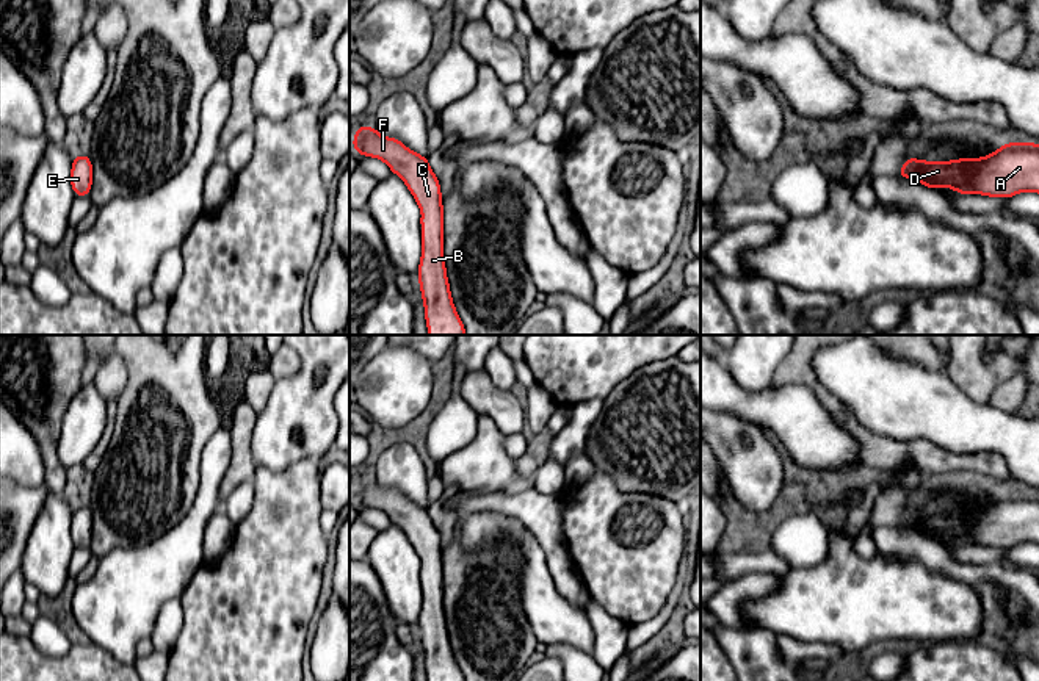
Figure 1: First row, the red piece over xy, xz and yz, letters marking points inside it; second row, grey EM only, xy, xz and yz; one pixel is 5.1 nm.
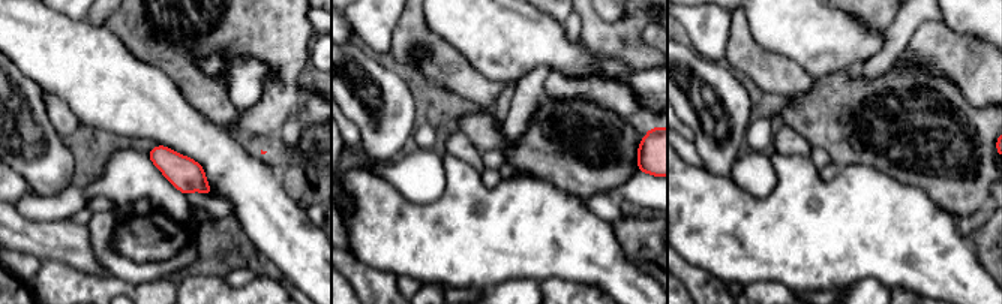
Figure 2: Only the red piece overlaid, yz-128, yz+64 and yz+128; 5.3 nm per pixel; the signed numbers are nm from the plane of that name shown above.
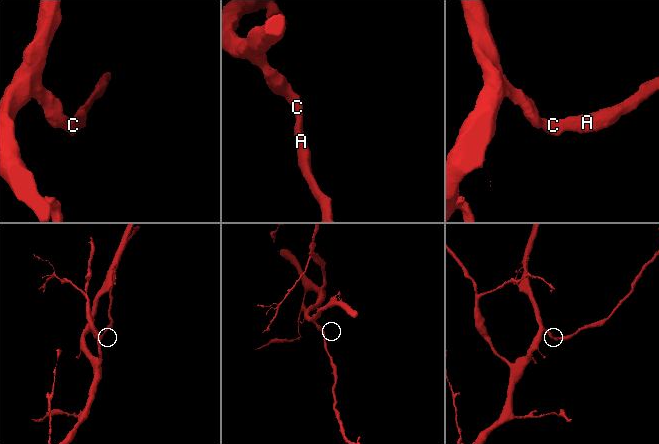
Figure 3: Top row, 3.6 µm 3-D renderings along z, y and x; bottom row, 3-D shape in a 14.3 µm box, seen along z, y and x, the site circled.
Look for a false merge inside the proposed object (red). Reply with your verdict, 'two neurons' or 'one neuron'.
one neuron

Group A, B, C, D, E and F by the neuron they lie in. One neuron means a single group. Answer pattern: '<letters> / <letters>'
A B C D E F

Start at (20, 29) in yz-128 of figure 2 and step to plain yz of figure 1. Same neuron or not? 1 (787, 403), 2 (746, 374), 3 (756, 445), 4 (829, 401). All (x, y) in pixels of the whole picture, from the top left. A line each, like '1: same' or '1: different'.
1: same
2: different
3: different
4: different

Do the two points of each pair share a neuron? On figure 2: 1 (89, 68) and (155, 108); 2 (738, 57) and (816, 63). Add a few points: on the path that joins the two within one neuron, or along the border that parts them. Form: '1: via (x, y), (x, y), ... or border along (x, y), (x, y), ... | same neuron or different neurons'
1: via (105, 84), (120, 95), (138, 101) | same neuron
2: border along (764, 48), (789, 56), (813, 78) | different neurons

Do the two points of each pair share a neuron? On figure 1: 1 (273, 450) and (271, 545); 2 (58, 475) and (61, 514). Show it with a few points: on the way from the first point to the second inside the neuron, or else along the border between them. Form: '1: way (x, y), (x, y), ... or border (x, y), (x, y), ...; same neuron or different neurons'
1: border (307, 457), (292, 462), (281, 470), (256, 467); different neurons
2: border (49, 490), (57, 495), (68, 495); different neurons

